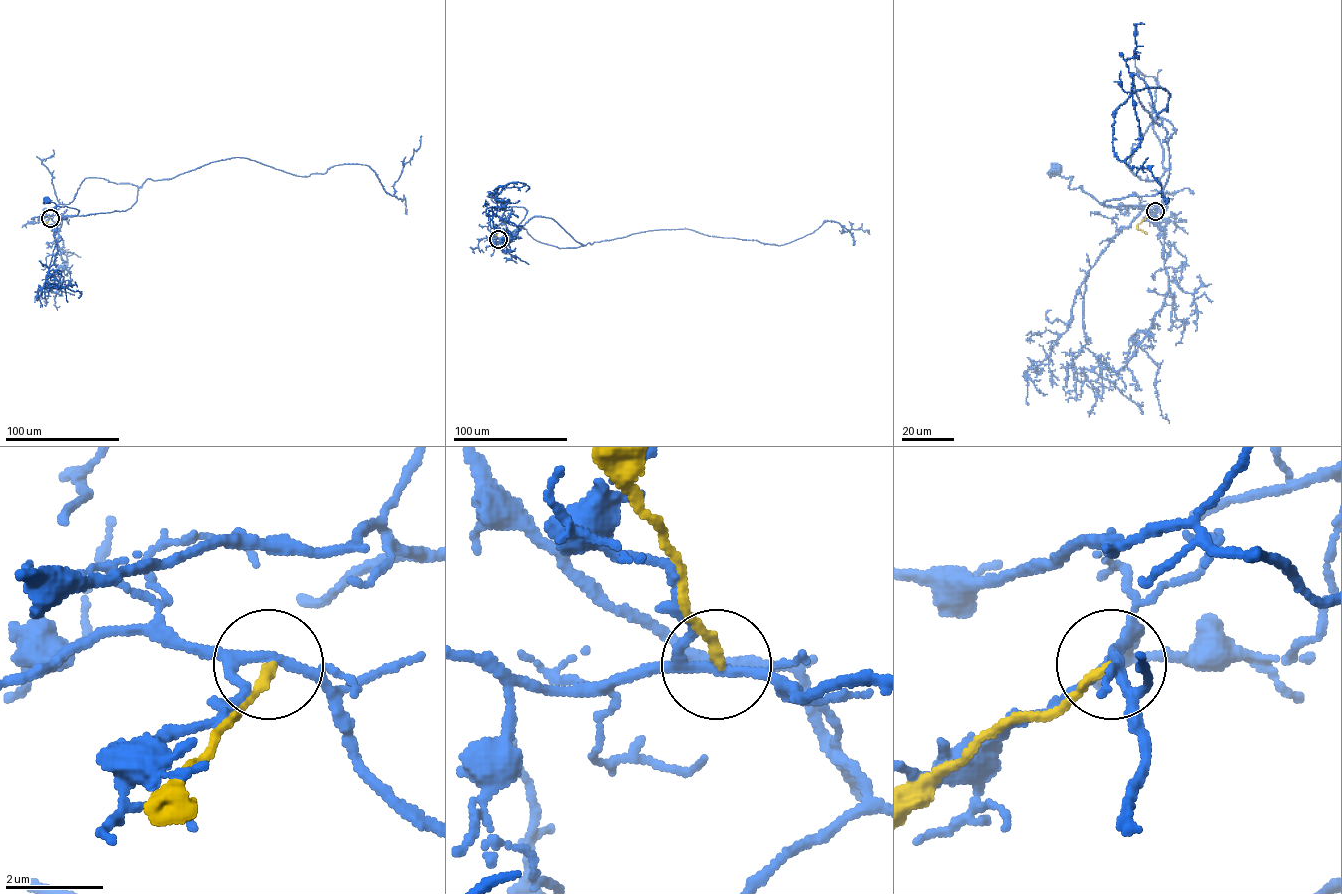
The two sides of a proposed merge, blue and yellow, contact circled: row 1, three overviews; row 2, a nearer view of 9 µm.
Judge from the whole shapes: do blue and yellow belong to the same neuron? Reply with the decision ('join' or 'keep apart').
keep apart

